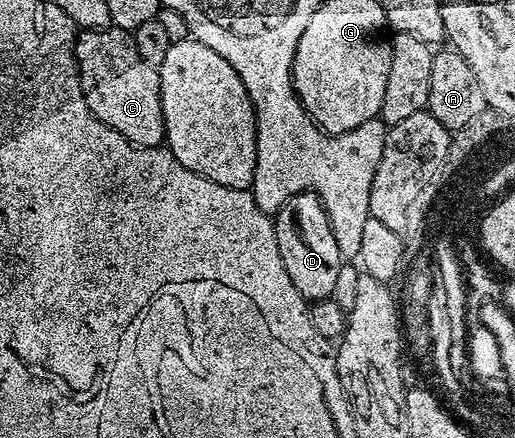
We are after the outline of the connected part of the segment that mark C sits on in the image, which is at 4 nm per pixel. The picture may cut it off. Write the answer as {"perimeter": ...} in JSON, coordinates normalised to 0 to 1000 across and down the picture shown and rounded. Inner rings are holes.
{"perimeter":[[[223,62],[192,73],[157,71],[144,91],[148,160],[155,167],[155,212],[167,224],[167,242],[198,283],[229,297],[260,333],[309,338],[320,326],[315,233],[311,231],[311,167],[299,151],[276,142],[264,98],[250,75]]]}

